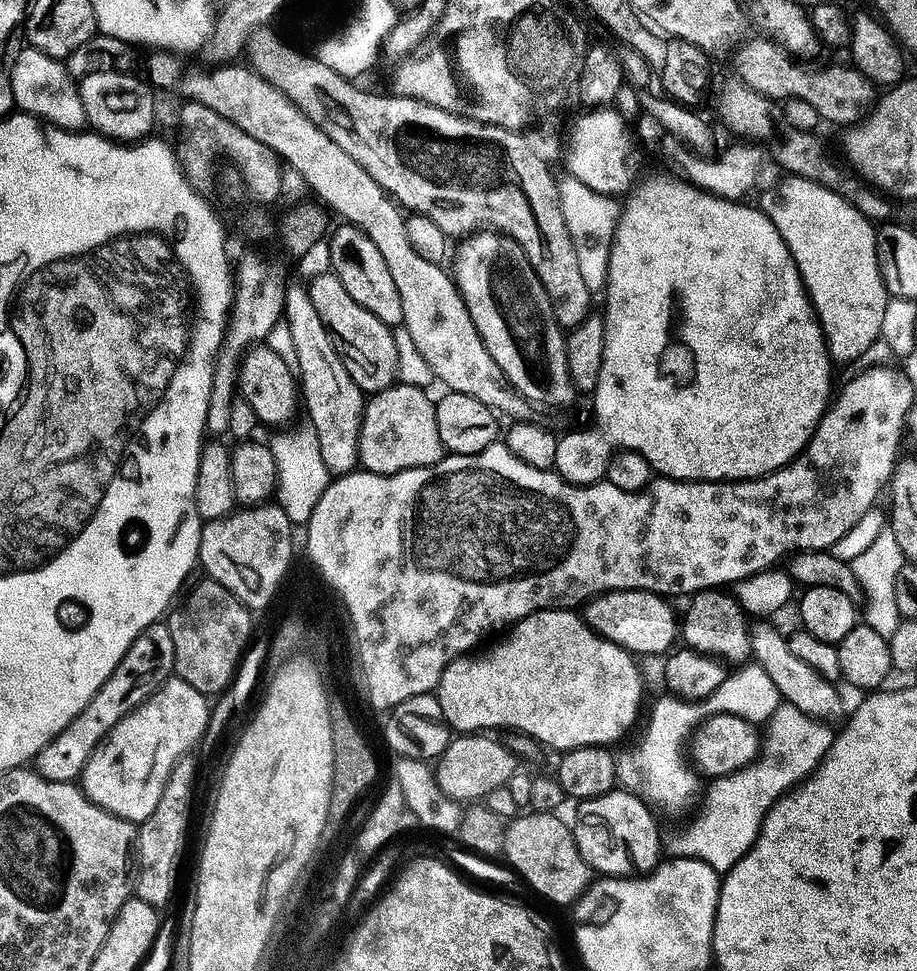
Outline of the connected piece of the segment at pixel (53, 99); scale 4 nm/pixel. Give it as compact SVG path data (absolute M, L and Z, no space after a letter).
M25 47L12 65L12 89L16 108L25 116L37 116L45 124L55 124L67 132L79 132L88 123L79 83L61 61L42 54L37 48Z

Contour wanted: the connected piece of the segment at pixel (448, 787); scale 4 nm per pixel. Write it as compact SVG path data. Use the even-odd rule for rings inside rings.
M464 734L453 742L438 761L436 780L448 799L457 802L480 802L490 793L505 787L514 778L518 764L508 748L503 748L488 734Z

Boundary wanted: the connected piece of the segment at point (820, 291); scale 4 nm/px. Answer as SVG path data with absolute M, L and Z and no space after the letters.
M799 178L785 179L781 188L768 192L758 201L759 207L774 222L778 234L786 242L790 254L804 279L804 289L816 309L824 339L828 342L828 352L837 365L852 364L859 361L875 343L881 341L880 331L886 306L890 299L884 279L880 273L882 265L876 253L877 229L873 221L867 220L860 211L829 188Z

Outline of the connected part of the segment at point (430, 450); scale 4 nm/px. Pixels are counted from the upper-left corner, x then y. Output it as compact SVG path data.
M397 383L395 387L390 387L384 392L377 392L367 401L364 410L364 420L361 422L360 432L360 456L359 467L366 472L373 472L379 476L397 476L399 472L411 472L413 470L426 470L435 464L441 464L446 458L446 449L443 444L442 436L439 433L438 418L436 417L436 407L434 400L428 397L429 393L422 388L416 388L413 384Z

